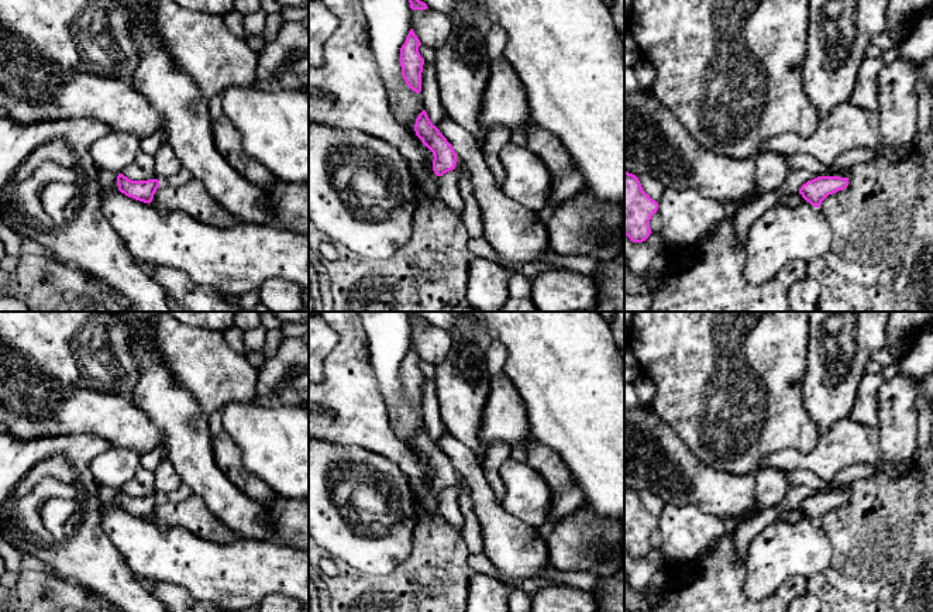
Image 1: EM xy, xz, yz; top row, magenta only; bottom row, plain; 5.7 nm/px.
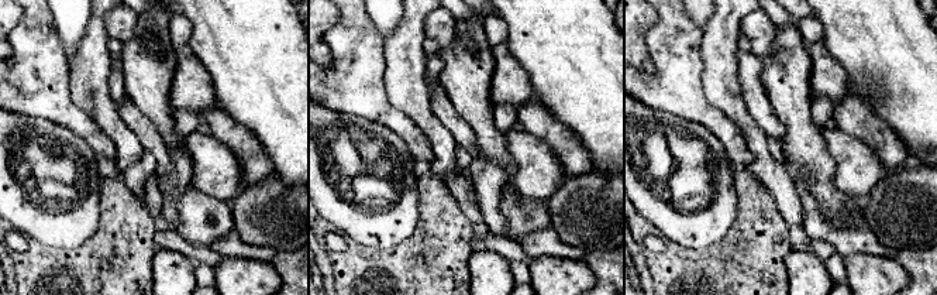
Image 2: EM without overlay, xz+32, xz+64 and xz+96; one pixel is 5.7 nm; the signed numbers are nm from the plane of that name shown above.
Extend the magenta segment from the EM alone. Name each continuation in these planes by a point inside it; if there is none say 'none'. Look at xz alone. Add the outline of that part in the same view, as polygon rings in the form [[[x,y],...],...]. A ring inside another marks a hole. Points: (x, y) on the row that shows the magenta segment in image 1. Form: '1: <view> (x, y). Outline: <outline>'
none

